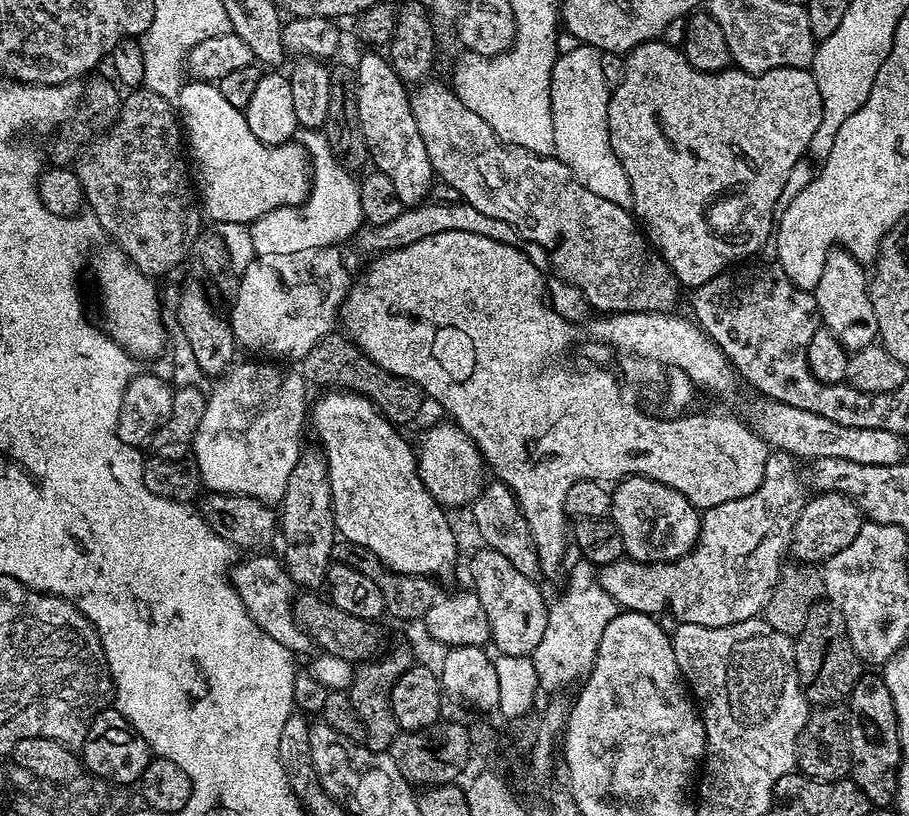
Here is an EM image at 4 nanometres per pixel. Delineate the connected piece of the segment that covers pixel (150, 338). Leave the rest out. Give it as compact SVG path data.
M120 247L96 256L96 284L100 287L100 312L104 315L102 327L112 341L122 346L133 358L156 356L165 351L166 335L160 317L162 296L156 293L153 277L138 271L132 260Z

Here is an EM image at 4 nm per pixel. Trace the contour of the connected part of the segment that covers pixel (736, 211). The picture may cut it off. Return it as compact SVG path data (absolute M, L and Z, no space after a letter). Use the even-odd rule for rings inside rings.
M660 38L639 44L624 56L622 82L618 82L618 86L611 89L609 98L610 146L618 162L622 162L622 170L626 170L626 178L630 182L632 191L631 211L639 227L648 243L672 267L672 273L678 278L681 286L688 290L701 288L706 282L710 282L710 278L725 272L737 262L755 257L752 255L767 240L769 243L774 232L774 217L781 203L780 196L785 195L786 178L790 178L790 170L794 170L794 166L805 159L810 138L814 138L814 130L818 130L818 122L822 122L822 94L818 94L818 82L809 69L775 68L757 76L752 72L743 72L741 68L735 66L729 66L723 72L703 72L694 70L694 66L690 66L690 62L679 47L665 44Z

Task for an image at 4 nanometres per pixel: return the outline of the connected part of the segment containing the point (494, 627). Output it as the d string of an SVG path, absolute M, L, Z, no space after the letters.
M487 546L472 556L468 568L472 571L471 587L476 593L478 602L482 602L482 610L486 610L486 618L492 631L491 643L496 644L499 655L518 655L531 657L533 650L546 632L549 605L544 602L539 583L526 578L498 550Z

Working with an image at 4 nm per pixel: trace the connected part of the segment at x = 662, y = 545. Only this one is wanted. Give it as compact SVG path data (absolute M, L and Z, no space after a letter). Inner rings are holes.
M626 476L611 489L610 518L618 526L629 560L643 564L665 564L696 547L701 513L678 490L645 476Z

